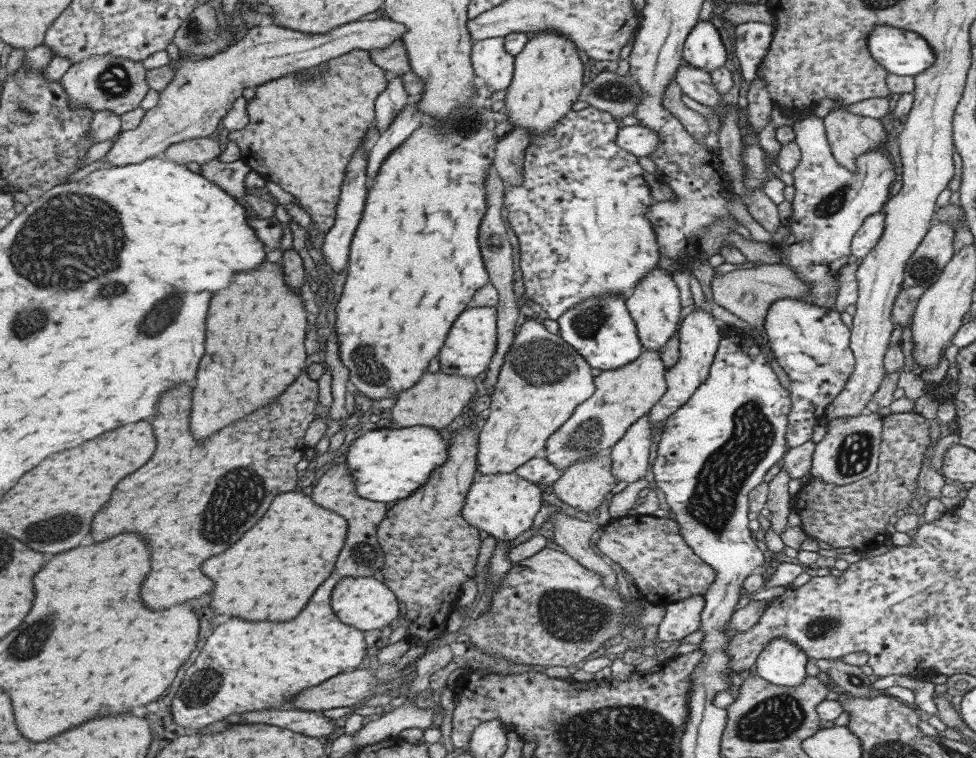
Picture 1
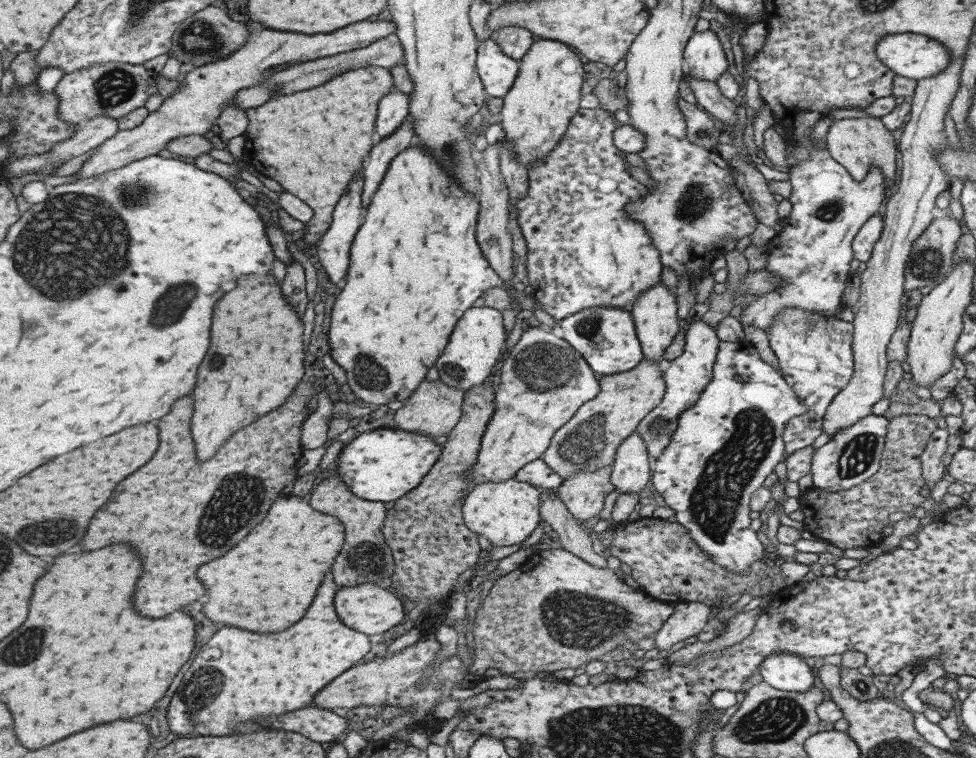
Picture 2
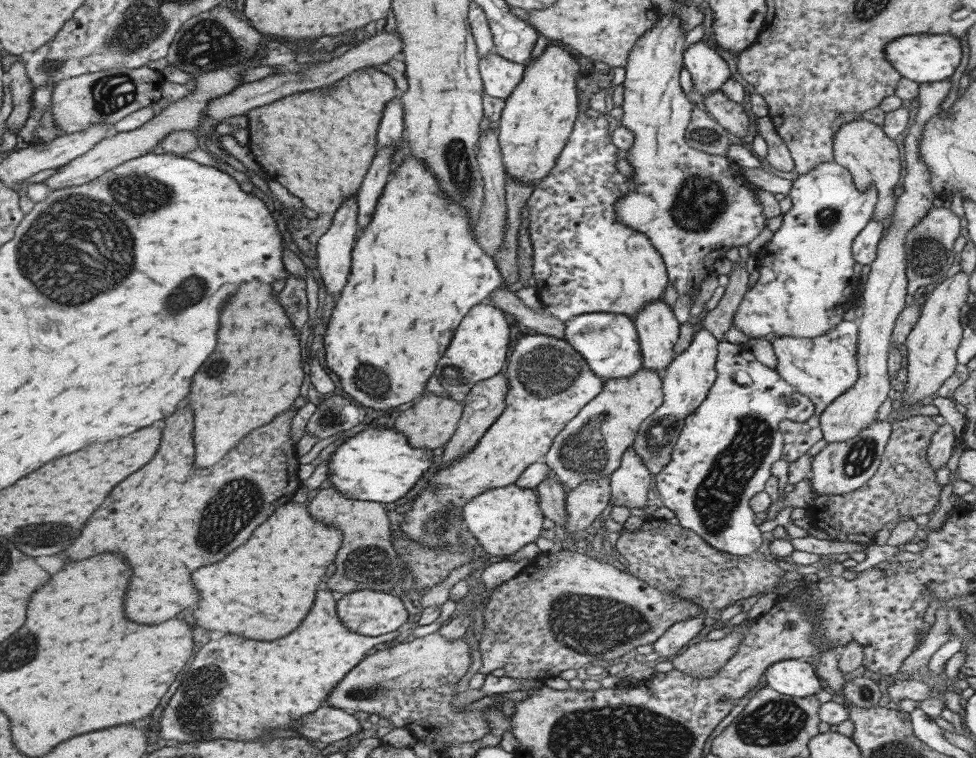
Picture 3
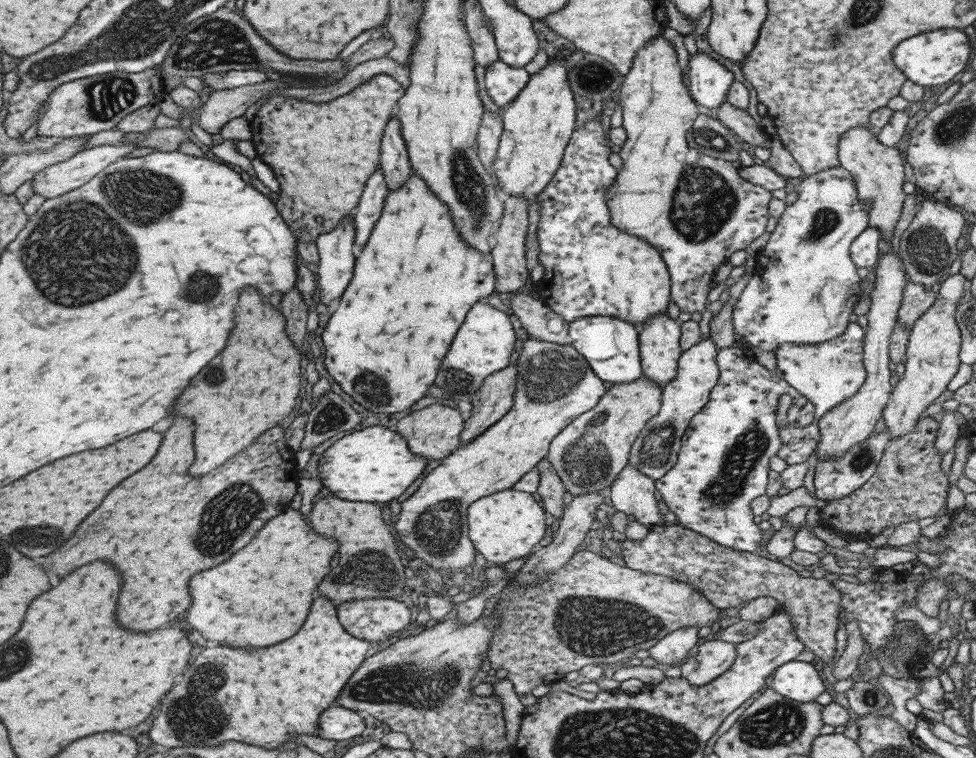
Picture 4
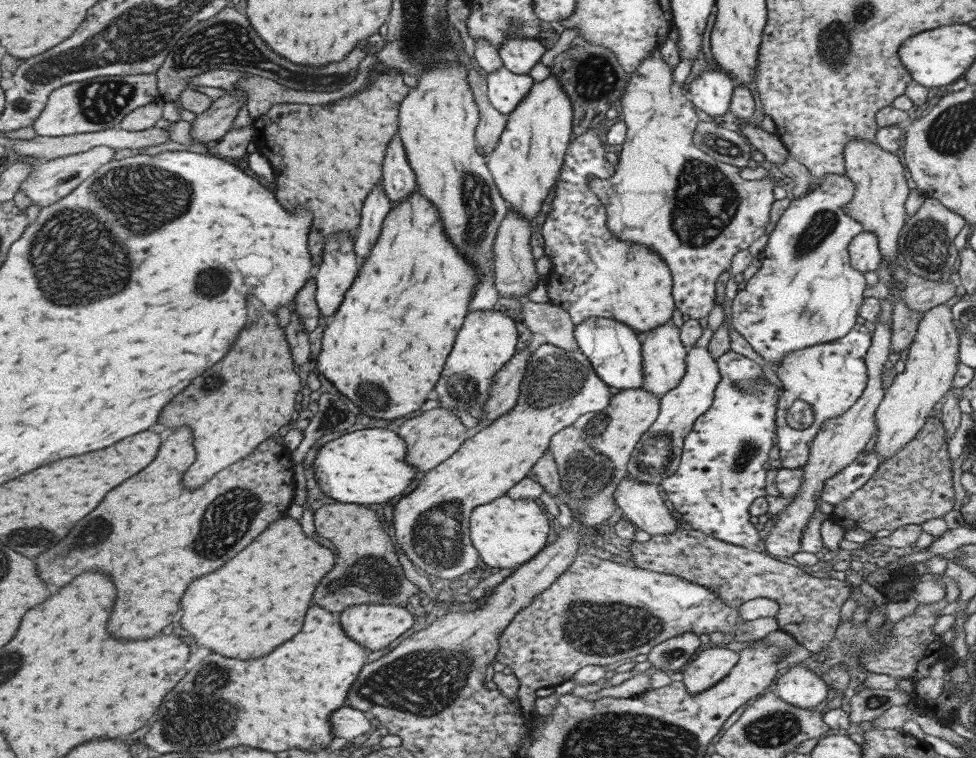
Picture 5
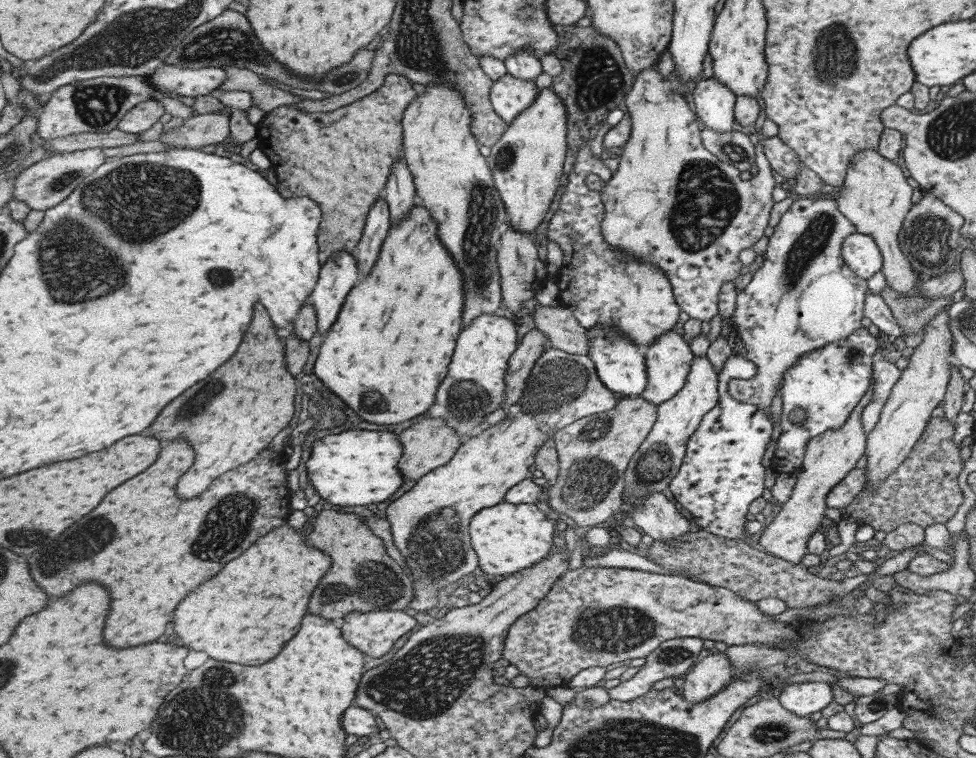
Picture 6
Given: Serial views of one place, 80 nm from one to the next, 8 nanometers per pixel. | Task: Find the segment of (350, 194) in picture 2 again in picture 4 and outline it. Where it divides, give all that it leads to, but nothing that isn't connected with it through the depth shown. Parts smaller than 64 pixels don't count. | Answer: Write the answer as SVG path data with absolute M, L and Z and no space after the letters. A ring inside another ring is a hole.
M343 217L330 231L316 238L317 302L321 300L324 306L331 300L335 302L351 280L356 253L353 221L351 217Z

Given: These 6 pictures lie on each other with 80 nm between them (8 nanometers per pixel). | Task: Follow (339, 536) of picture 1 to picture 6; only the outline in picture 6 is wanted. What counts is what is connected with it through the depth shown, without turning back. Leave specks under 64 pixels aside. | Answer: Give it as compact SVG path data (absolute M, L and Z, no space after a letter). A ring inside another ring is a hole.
M283 523L283 526L275 528L271 534L259 538L259 542L255 542L255 546L247 550L247 554L241 554L233 562L229 562L227 570L221 570L217 578L213 578L205 586L199 586L199 590L191 592L185 602L179 604L179 610L175 614L175 630L183 640L183 646L191 646L191 650L203 650L213 658L225 662L239 662L247 666L257 666L271 660L299 630L309 596L319 578L329 568L331 559L321 549L309 548L299 532L291 530L287 523Z

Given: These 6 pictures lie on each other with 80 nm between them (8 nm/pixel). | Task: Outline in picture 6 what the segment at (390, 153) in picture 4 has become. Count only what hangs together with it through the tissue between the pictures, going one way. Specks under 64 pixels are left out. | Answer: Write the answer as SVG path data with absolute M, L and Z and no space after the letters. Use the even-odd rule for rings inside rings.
M402 158L391 165L391 172L387 176L383 190L383 198L389 204L391 222L403 220L407 210L418 202L411 173Z

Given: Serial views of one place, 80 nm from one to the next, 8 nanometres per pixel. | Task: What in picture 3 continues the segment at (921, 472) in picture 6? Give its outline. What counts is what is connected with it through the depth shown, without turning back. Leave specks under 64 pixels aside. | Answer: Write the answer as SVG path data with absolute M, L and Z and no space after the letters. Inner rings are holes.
M915 415L893 421L890 424L891 434L882 452L879 466L873 476L866 480L859 488L848 493L838 495L824 495L814 493L812 503L805 509L805 518L810 526L814 526L825 532L833 541L845 541L845 543L858 543L859 545L872 546L875 532L881 530L885 524L889 524L895 518L913 519L918 514L927 514L937 504L941 488L935 481L935 470L926 461L926 450L930 444L931 436L939 426L930 416Z

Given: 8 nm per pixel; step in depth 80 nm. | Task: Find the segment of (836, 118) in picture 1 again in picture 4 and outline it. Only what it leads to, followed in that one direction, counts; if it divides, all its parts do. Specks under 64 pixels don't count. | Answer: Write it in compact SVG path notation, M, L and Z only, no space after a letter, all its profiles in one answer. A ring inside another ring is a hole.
M856 126L846 130L840 137L837 143L837 160L841 168L844 168L851 178L856 188L856 194L860 201L867 201L870 204L870 209L867 211L868 226L878 228L880 230L880 238L882 248L889 245L892 237L893 228L899 214L901 214L901 206L905 200L905 193L901 191L903 182L903 158L901 160L900 152L894 147L883 146L883 143L878 141L874 128Z

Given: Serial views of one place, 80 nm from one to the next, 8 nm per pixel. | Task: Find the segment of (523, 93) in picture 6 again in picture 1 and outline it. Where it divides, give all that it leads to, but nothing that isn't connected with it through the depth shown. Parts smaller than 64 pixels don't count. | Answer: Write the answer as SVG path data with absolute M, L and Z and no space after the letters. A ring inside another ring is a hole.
M503 37L485 38L471 45L470 61L474 76L489 86L491 92L505 90L512 77L514 56L507 54L503 41Z

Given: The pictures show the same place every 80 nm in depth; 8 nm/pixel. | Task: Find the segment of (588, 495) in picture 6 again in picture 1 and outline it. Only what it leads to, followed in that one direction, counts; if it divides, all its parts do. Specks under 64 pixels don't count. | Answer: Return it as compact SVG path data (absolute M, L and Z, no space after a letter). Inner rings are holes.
M642 348L640 356L623 368L604 370L593 378L594 391L573 409L571 416L545 441L545 458L559 471L582 458L609 451L629 426L650 408L666 391L664 365L659 351Z

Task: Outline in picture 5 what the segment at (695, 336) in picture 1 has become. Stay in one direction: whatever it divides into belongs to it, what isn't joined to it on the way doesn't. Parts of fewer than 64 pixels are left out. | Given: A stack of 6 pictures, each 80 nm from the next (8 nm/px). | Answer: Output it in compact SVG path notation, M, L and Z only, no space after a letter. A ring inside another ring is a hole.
M707 347L688 348L685 374L674 389L662 394L658 399L658 416L635 443L626 464L627 474L635 480L657 485L666 479L667 475L675 472L681 456L683 438L690 434L693 421L709 408L714 397L714 388L720 380L717 364L708 352Z

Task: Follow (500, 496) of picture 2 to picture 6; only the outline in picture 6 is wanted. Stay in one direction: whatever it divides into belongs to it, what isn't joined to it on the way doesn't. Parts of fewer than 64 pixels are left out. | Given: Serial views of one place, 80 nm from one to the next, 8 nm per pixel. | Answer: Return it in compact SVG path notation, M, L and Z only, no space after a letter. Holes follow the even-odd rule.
M505 500L482 508L468 522L469 542L477 555L478 567L490 579L519 573L547 557L553 548L553 529L552 522L534 503L516 505Z

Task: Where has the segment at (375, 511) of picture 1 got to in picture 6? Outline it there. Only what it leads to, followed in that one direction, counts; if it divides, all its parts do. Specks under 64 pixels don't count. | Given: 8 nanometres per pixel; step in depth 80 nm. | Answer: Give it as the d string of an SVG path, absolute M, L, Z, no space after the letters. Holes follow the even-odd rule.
M333 507L319 511L312 523L313 530L307 544L321 549L332 559L327 574L319 580L319 586L309 598L307 612L329 620L339 618L340 621L342 616L353 611L407 610L414 596L412 582L397 562L385 553L381 538L373 535L361 518L361 515Z

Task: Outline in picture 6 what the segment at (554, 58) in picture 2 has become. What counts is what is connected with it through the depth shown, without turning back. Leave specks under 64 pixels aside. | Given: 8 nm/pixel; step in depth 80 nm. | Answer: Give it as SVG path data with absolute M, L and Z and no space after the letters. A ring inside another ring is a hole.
M551 87L543 88L525 110L519 111L519 114L510 120L499 140L490 148L489 156L486 158L495 190L505 207L507 222L516 231L531 234L539 223L545 221L544 216L549 203L562 183L564 176L562 166L566 152L565 105L557 95L553 94Z

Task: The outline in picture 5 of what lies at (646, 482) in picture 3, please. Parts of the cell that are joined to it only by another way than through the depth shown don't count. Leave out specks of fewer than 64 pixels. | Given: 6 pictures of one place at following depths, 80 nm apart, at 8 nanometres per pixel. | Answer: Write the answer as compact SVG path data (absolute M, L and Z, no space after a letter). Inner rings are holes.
M626 472L615 487L612 498L623 517L650 536L679 529L678 522L671 517L671 513L659 497L657 485L635 480Z

